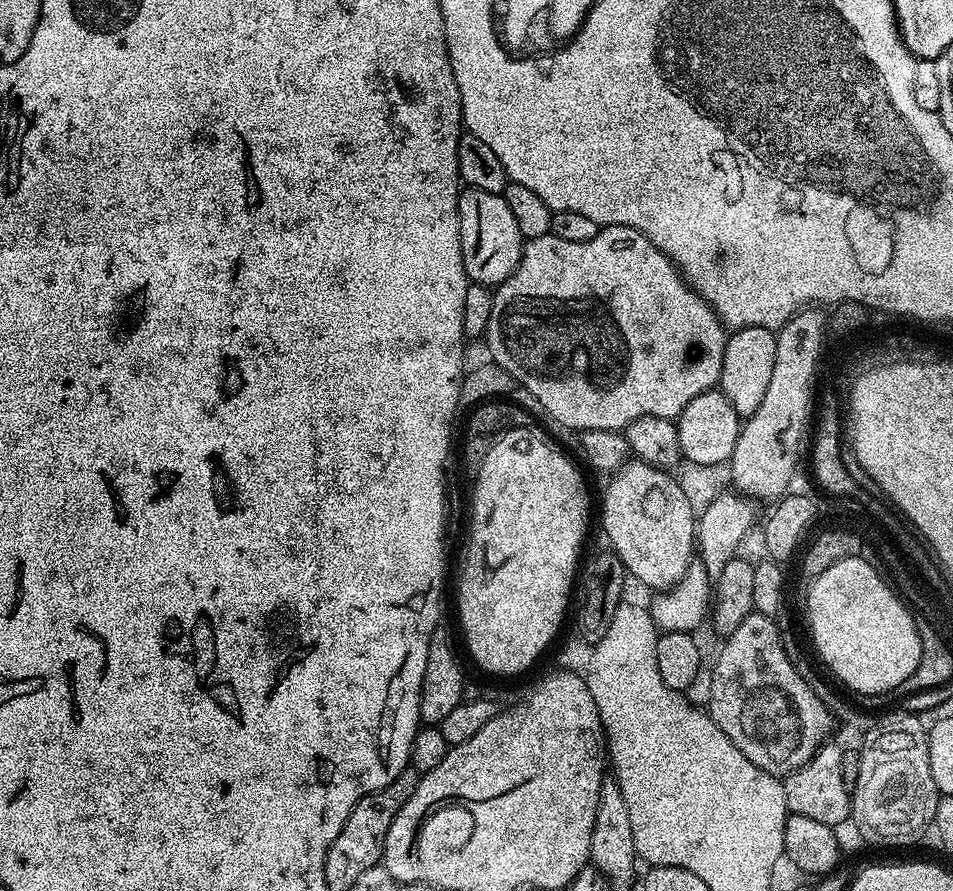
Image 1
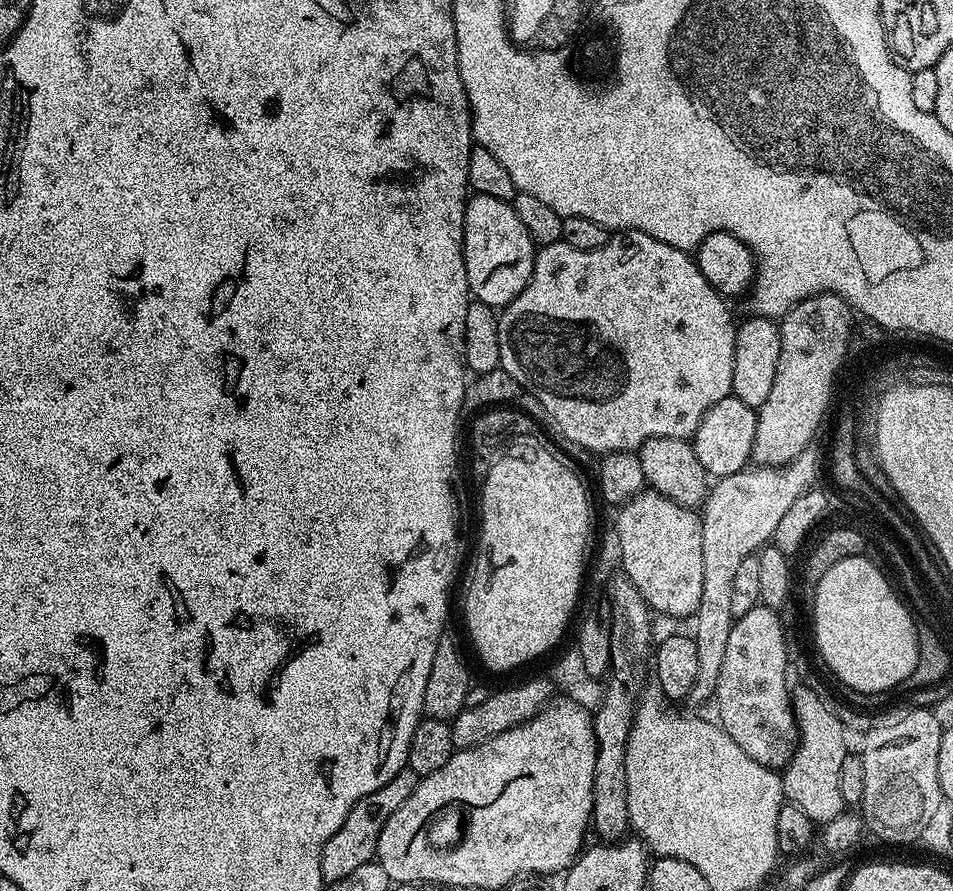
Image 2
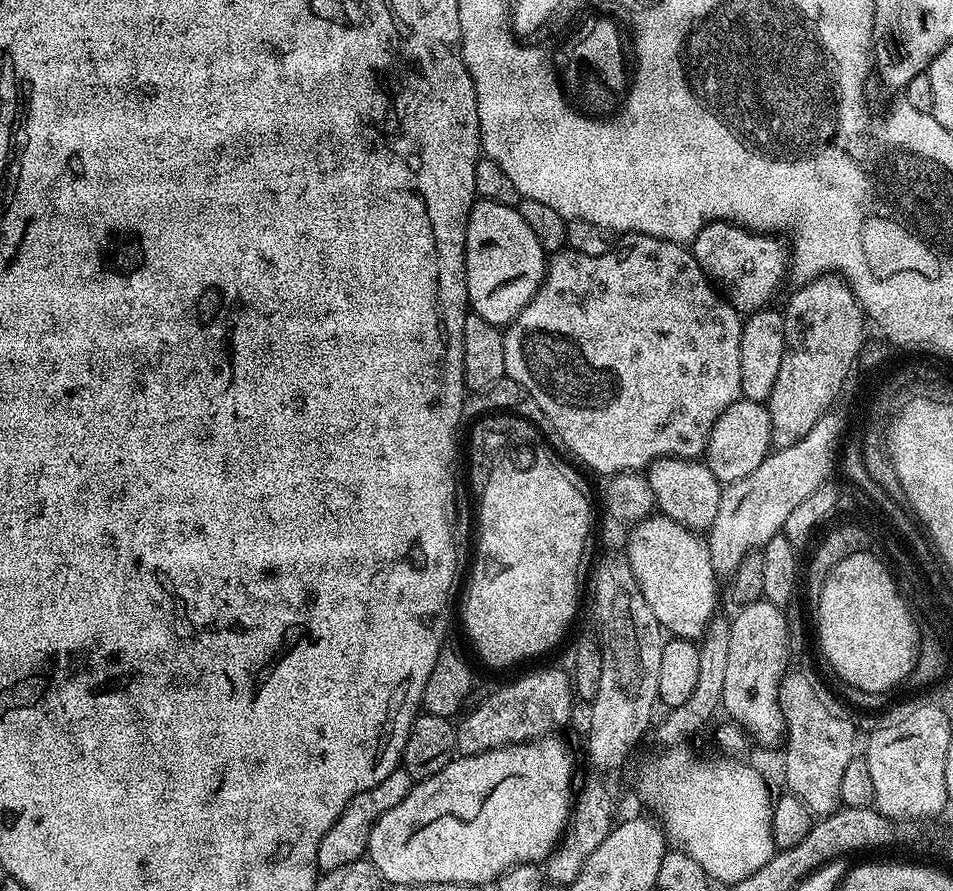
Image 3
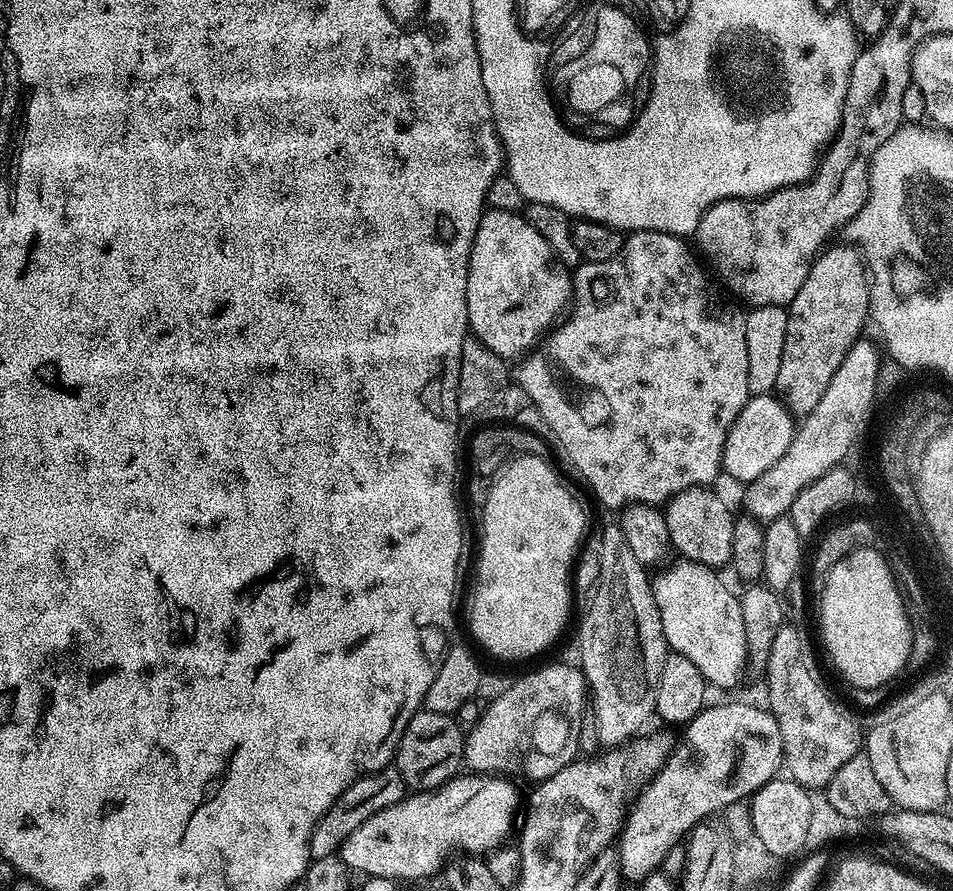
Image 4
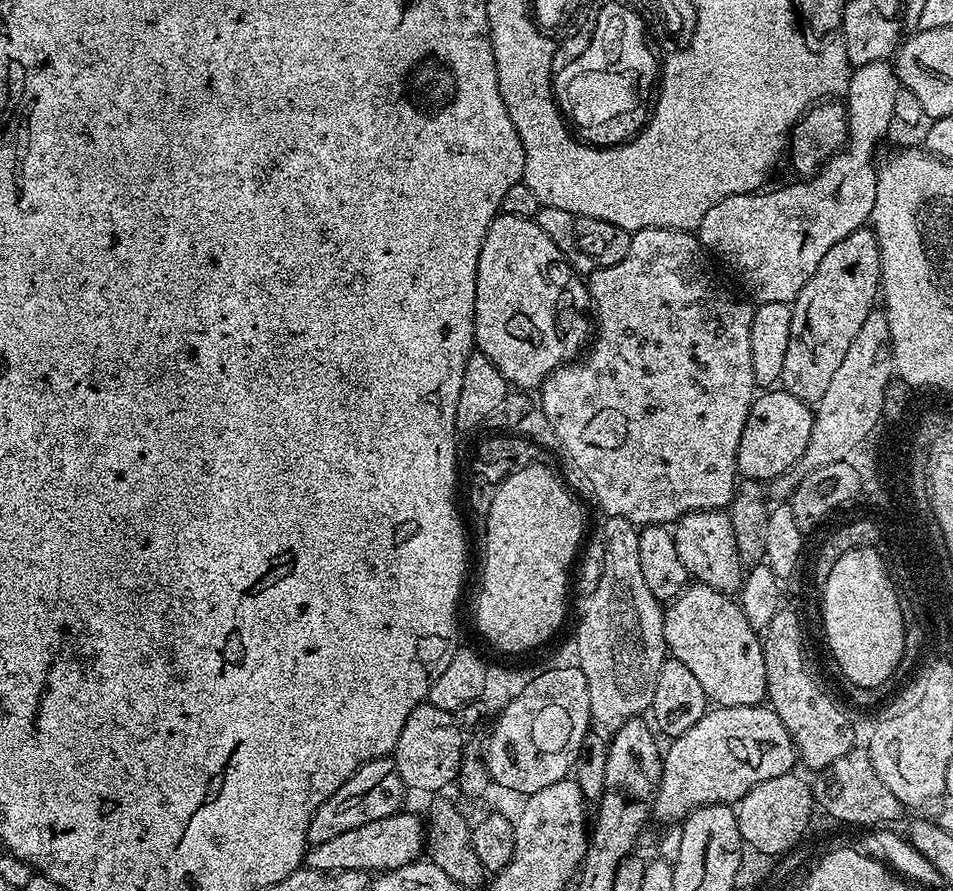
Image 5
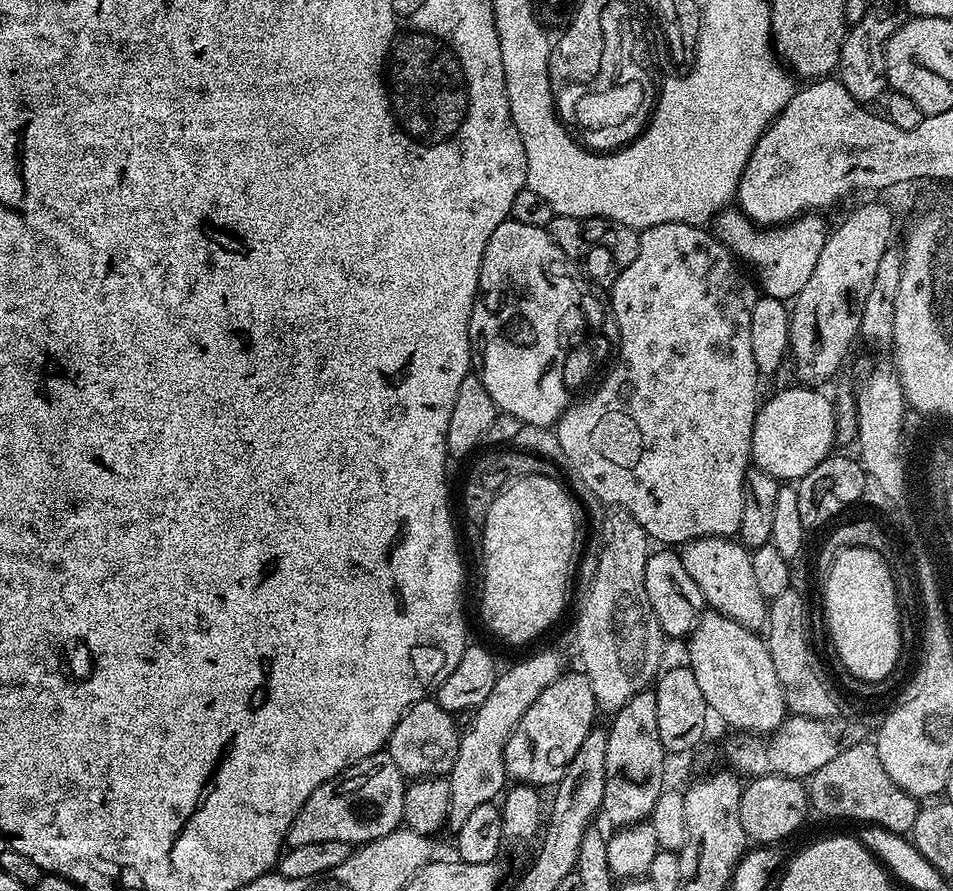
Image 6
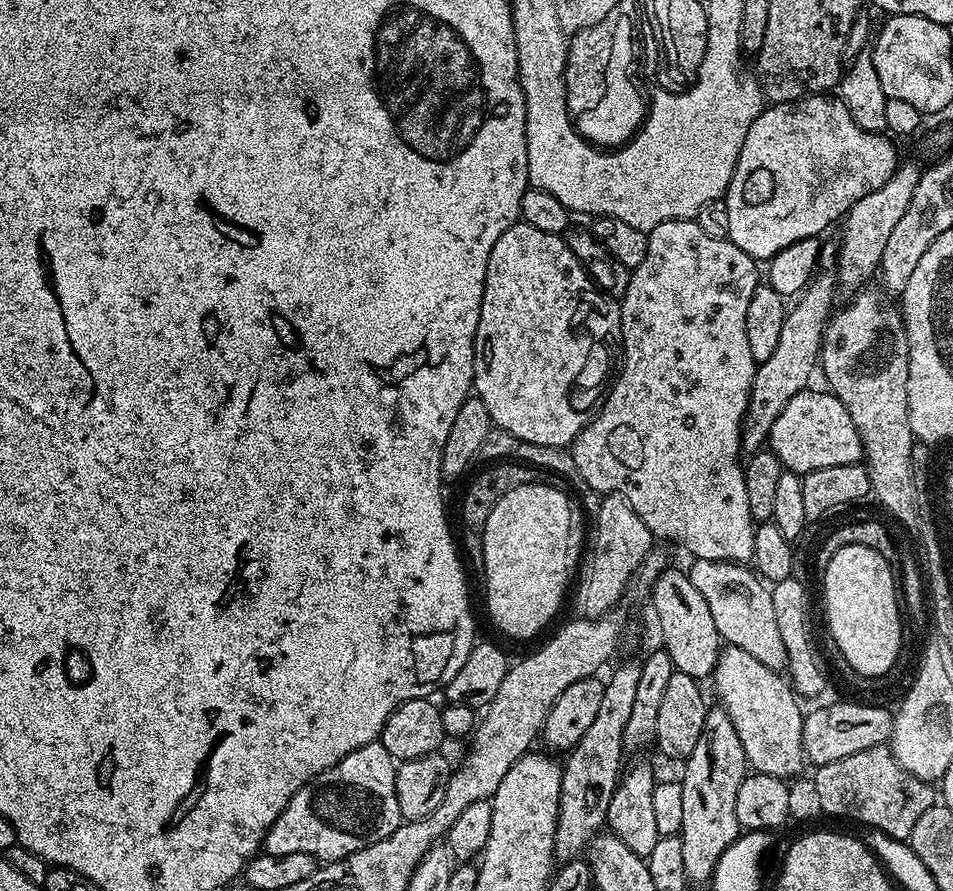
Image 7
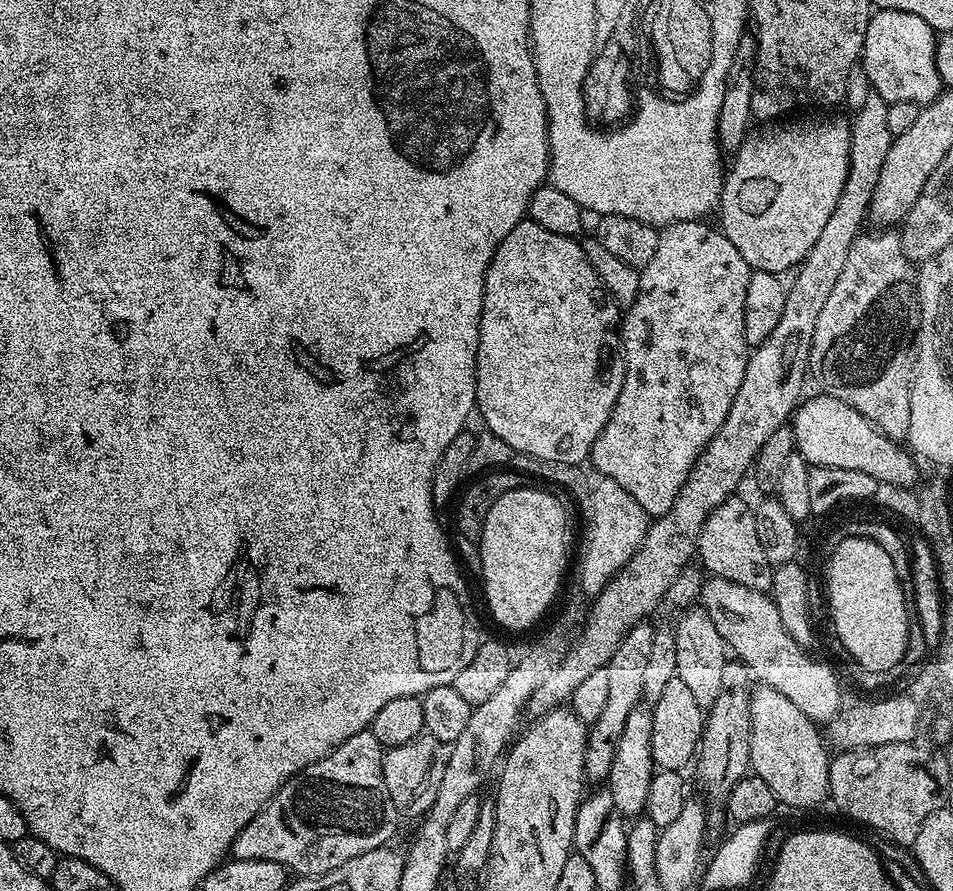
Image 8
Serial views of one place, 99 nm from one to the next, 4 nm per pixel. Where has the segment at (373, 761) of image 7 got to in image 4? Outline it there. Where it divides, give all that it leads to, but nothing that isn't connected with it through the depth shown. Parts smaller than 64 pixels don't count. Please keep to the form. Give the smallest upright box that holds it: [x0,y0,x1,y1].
[310,766,405,860]

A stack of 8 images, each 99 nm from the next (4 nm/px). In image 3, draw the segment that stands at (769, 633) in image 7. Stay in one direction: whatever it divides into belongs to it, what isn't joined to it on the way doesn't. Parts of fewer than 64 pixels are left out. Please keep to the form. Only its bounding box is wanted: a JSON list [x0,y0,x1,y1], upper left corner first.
[646,458,722,534]

